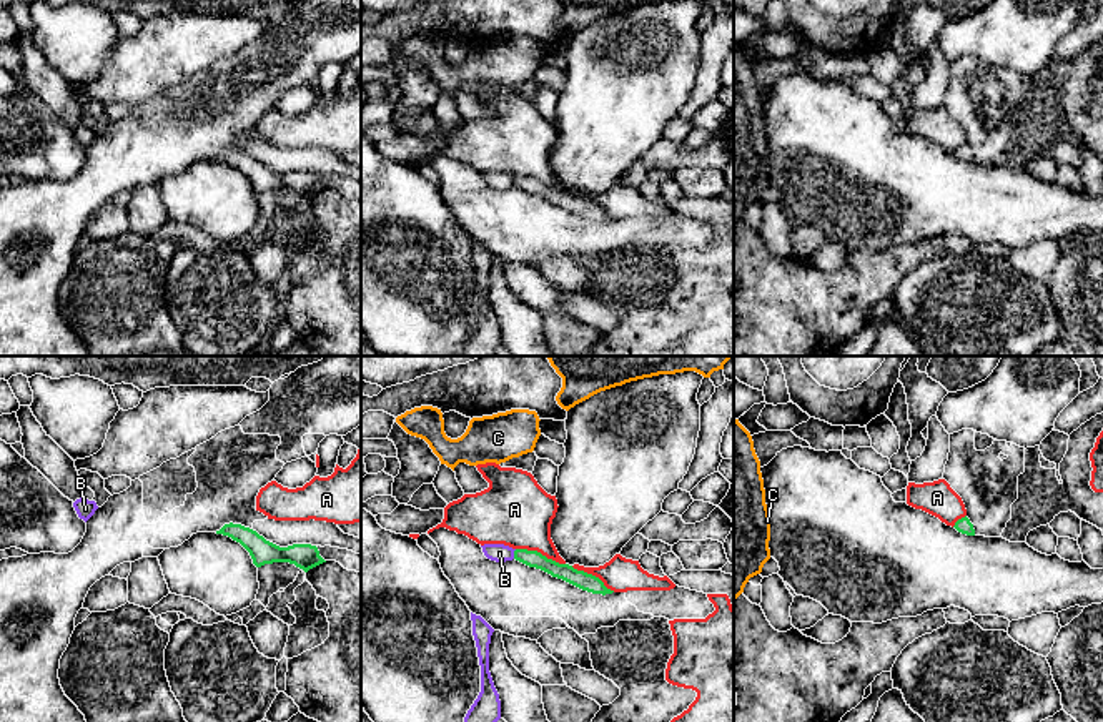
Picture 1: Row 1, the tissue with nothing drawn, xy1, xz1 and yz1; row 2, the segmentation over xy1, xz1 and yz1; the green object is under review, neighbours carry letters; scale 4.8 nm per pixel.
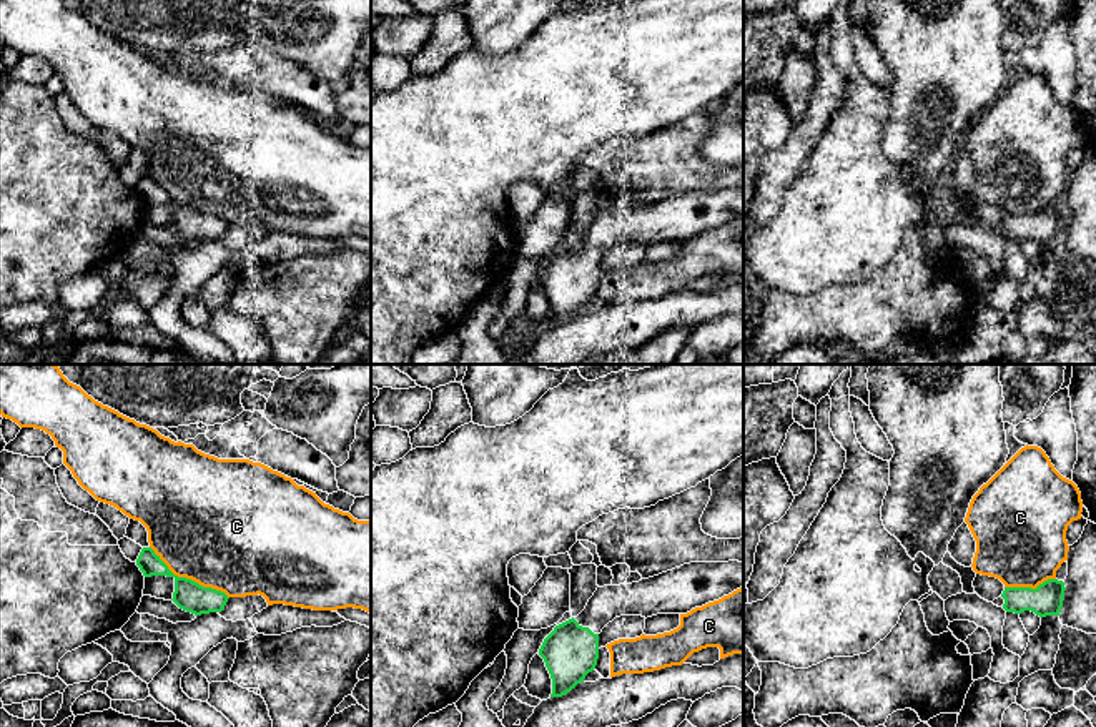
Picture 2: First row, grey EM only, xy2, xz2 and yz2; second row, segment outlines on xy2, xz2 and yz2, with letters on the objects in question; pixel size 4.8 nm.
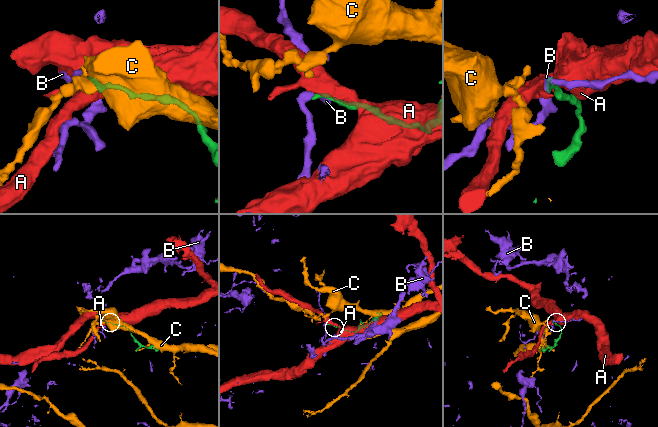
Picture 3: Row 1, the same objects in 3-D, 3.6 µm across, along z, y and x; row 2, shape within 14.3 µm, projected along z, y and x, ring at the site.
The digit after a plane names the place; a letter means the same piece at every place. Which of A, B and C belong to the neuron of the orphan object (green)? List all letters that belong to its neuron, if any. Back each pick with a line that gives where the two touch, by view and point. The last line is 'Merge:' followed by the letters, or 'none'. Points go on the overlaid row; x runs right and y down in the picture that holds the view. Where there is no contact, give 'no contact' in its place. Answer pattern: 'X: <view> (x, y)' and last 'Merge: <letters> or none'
Merge: none

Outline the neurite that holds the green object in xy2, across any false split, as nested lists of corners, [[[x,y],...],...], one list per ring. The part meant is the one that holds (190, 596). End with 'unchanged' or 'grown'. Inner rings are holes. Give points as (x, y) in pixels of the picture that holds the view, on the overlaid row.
[[[143,547],[136,566],[145,577],[166,576],[175,579],[173,602],[195,616],[221,612],[228,602],[228,596],[221,591],[203,587],[198,582],[175,576],[168,566],[155,554],[151,547]]]; unchanged

